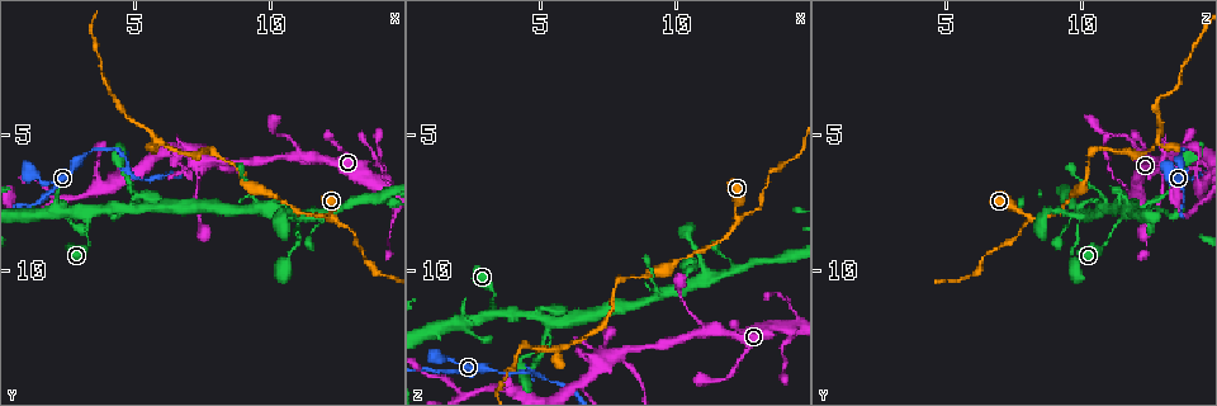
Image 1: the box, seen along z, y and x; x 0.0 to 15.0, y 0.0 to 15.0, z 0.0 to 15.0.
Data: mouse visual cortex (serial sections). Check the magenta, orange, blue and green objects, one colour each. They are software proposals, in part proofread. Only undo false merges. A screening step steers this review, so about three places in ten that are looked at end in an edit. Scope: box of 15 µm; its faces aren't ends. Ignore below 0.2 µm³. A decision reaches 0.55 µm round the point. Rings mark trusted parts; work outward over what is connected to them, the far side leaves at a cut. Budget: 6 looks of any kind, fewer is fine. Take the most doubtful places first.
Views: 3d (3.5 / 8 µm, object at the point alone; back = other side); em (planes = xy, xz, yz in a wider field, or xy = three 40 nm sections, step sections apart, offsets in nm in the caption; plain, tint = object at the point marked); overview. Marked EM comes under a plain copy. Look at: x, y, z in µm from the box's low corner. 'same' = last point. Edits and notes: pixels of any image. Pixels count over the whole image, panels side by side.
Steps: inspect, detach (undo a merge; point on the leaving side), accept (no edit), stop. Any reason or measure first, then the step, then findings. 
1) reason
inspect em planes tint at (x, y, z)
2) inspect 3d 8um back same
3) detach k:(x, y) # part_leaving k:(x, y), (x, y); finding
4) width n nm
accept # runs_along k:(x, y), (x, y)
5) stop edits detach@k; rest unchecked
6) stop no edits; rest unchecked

branch point
inspect 3d 3.5um at (12.3, 8.0, 8.2)

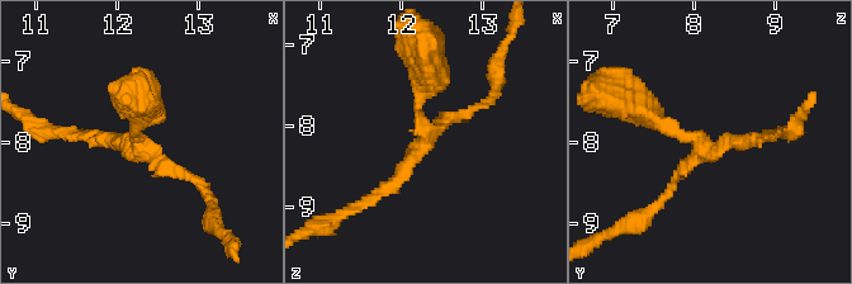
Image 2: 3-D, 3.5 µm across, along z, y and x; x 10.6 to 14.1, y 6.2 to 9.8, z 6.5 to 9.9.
inspect em xy step 2 tint at (12.30, 8.05, 8.10)

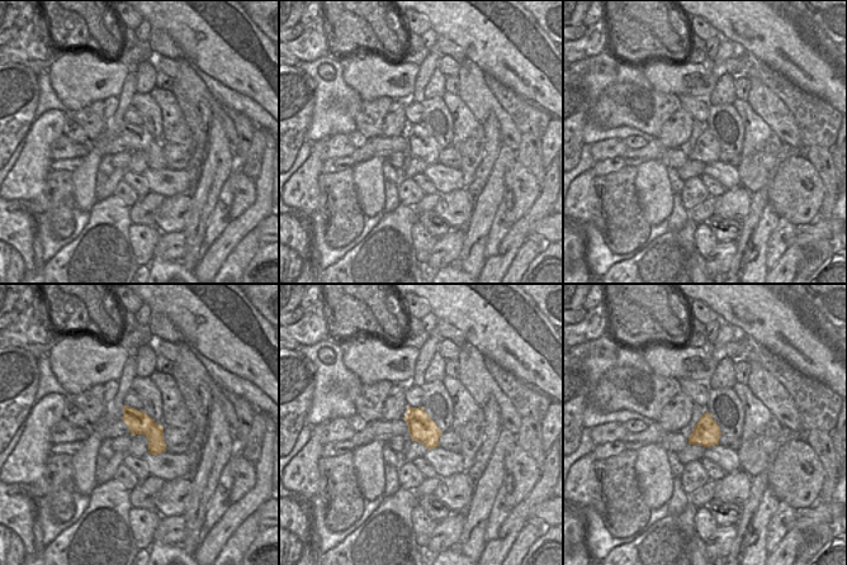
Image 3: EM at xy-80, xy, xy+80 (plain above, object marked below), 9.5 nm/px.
accept # runs_along 2:(633, 102), (705, 148), (763, 137); continuous, no second cell

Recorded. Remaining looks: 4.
inspect 3d 8um back at (5.3, 7.7, 11.8)

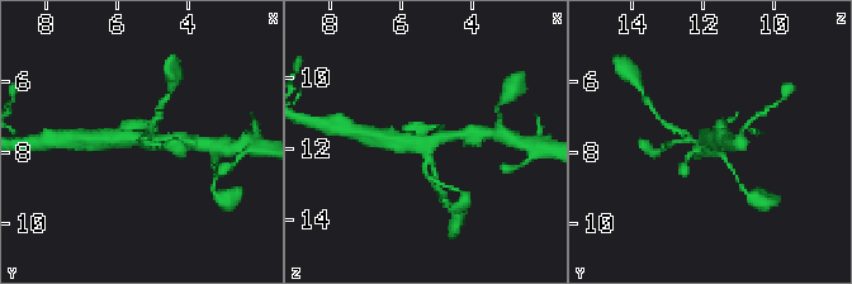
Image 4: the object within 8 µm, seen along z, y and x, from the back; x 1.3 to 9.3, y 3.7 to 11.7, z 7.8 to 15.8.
inspect em xy step 5 tint same

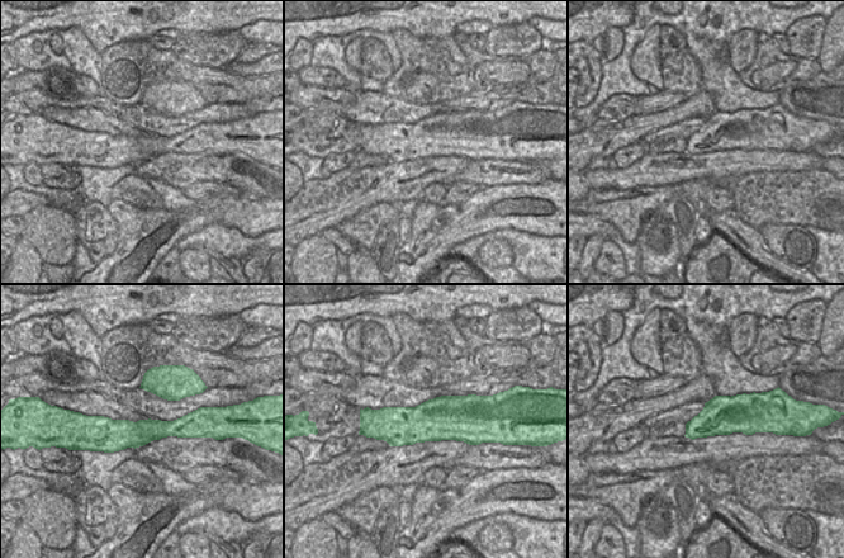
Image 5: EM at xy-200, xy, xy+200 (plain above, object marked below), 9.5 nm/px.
accept # runs_along 5:(91, 420), (103, 430), (193, 433); one cell here

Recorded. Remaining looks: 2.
calibre changes
inspect 3d 8um at (11.0, 8.7, 9.9)

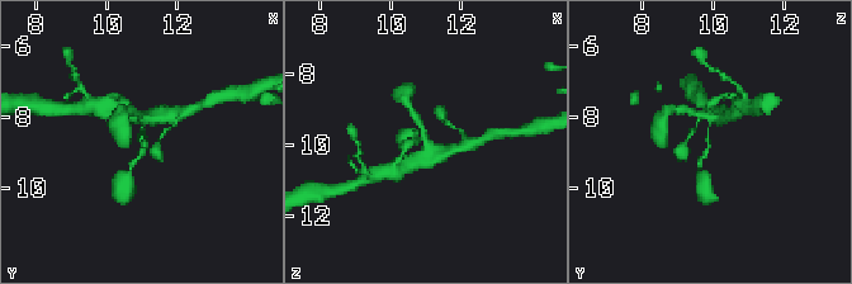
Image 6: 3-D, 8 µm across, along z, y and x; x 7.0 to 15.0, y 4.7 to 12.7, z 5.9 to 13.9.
inspect 3d 3.5um at (10.9, 8.6, 9.9)

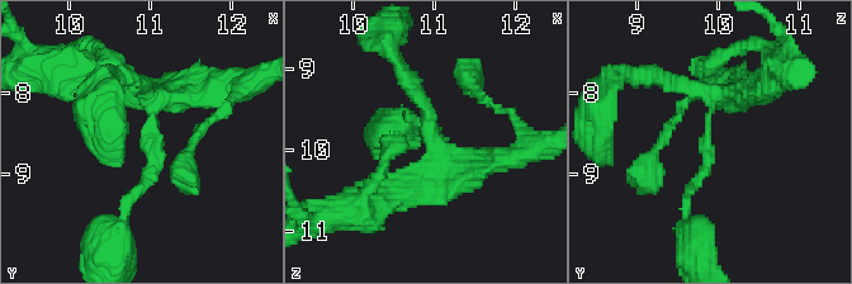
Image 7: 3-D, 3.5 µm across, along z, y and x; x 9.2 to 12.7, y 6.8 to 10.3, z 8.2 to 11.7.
accept # runs_along 7:(136, 93), (159, 96), (151, 174), (123, 213); continuous, no second cell

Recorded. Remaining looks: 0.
stop no edits; rest unchecked

